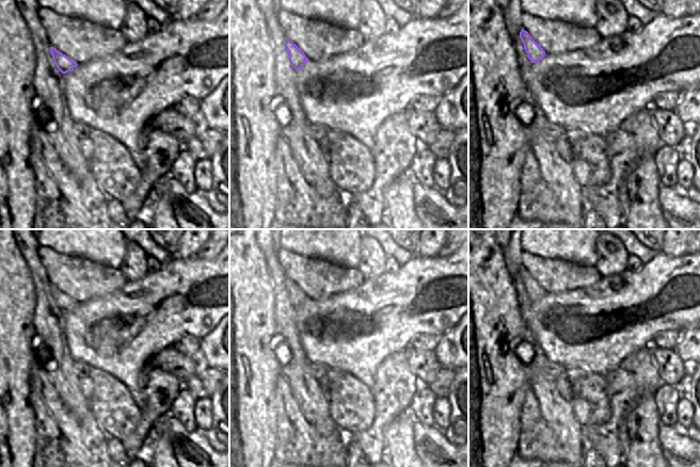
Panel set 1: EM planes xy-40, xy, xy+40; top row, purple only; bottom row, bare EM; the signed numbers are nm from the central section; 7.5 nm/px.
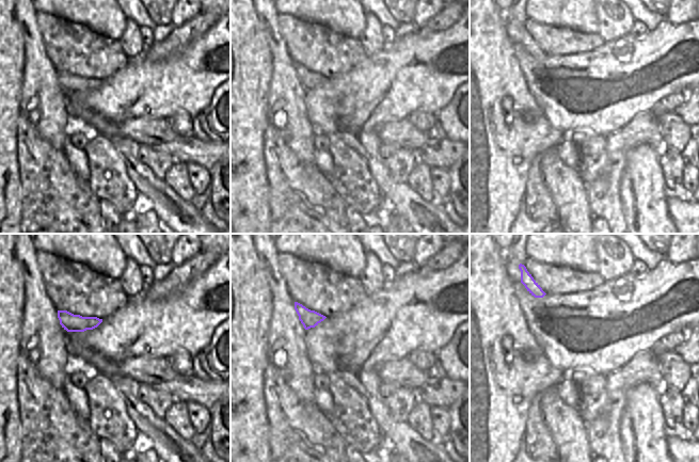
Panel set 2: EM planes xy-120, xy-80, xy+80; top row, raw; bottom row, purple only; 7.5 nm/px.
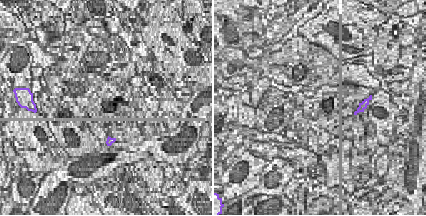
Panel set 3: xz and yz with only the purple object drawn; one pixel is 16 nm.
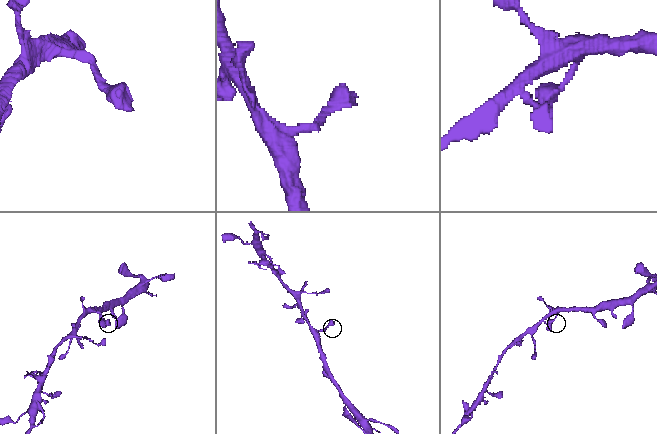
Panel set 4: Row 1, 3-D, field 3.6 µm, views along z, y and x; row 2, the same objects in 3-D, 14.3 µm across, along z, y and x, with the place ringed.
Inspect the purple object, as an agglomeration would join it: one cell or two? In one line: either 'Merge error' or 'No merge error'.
No merge error.

